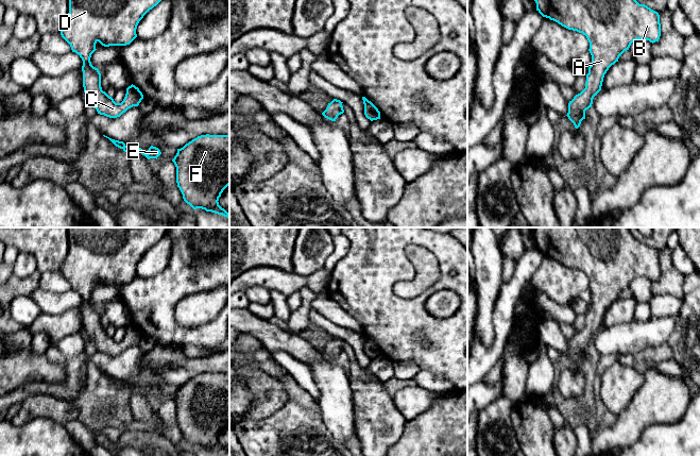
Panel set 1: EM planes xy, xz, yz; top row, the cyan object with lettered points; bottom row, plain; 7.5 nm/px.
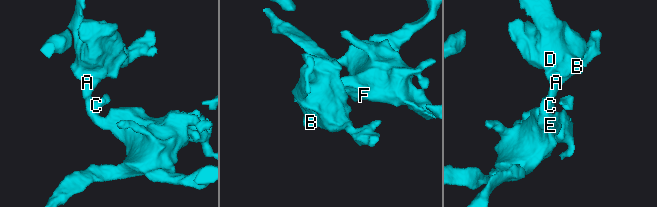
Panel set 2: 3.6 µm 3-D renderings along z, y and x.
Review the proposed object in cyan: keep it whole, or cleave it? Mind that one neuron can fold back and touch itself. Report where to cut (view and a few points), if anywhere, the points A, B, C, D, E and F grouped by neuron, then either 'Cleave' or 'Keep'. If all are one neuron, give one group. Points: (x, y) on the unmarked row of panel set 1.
No split. Groups: A B C D E F. Keep

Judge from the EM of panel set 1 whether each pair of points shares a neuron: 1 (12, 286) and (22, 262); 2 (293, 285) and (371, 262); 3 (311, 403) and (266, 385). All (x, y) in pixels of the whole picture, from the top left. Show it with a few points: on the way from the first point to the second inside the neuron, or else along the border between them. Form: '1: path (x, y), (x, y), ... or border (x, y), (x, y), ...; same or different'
1: border (36, 270), (27, 276), (16, 276), (14, 274); different
2: border (331, 272), (325, 293); different
3: border (277, 380), (289, 399); different

